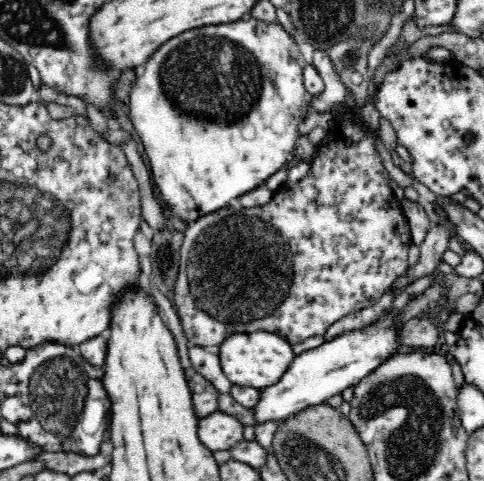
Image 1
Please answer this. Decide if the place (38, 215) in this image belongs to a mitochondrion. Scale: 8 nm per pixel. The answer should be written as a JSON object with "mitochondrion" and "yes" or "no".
{"mitochondrion":"yes"}

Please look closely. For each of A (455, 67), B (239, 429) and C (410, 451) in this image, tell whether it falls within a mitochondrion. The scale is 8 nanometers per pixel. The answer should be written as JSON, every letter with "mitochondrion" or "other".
{"A":"other","B":"other","C":"mitochondrion"}

